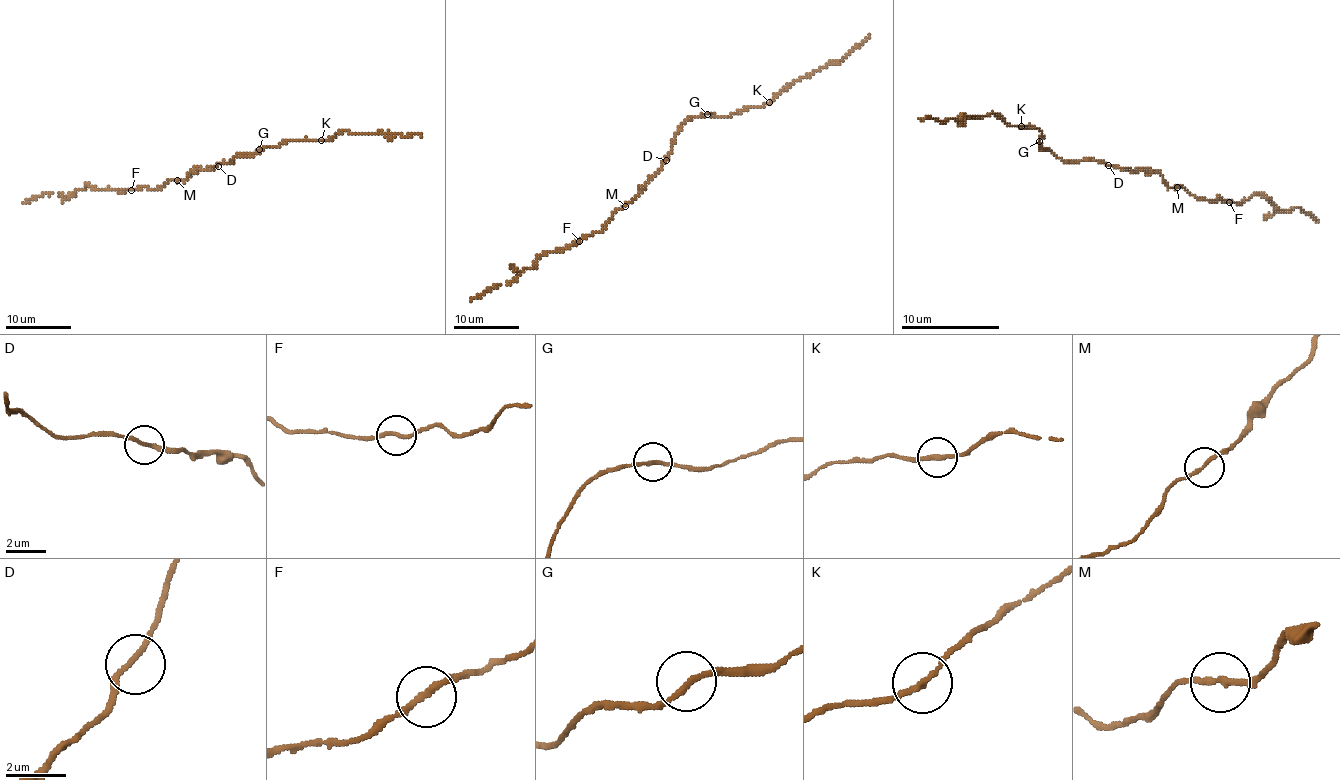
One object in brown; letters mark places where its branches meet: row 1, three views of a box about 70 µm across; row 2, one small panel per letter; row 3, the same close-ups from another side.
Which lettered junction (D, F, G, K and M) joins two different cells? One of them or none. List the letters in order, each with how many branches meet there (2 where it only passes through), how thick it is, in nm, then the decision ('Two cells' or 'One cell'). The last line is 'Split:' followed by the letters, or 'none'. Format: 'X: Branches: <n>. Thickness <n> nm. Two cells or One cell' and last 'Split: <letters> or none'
D: Branches: 2. Thickness 160 nm. One cell
F: Branches: 2. Thickness 200 nm. One cell
G: Branches: 2. Thickness 180 nm. One cell
K: Branches: 2. Thickness 180 nm. One cell
M: Branches: 2. Thickness 180 nm. One cell
Split: none

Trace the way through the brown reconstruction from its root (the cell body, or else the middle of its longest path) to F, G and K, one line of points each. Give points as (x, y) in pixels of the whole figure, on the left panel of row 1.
F: (216, 166), (195, 169), (182, 180), (168, 180), (152, 190), (145, 187), (131, 190)
G: (216, 166), (229, 162), (241, 154), (254, 154), (259, 149)
K: (216, 166), (229, 162), (241, 154), (256, 154), (264, 148), (279, 148), (287, 141), (322, 139)

